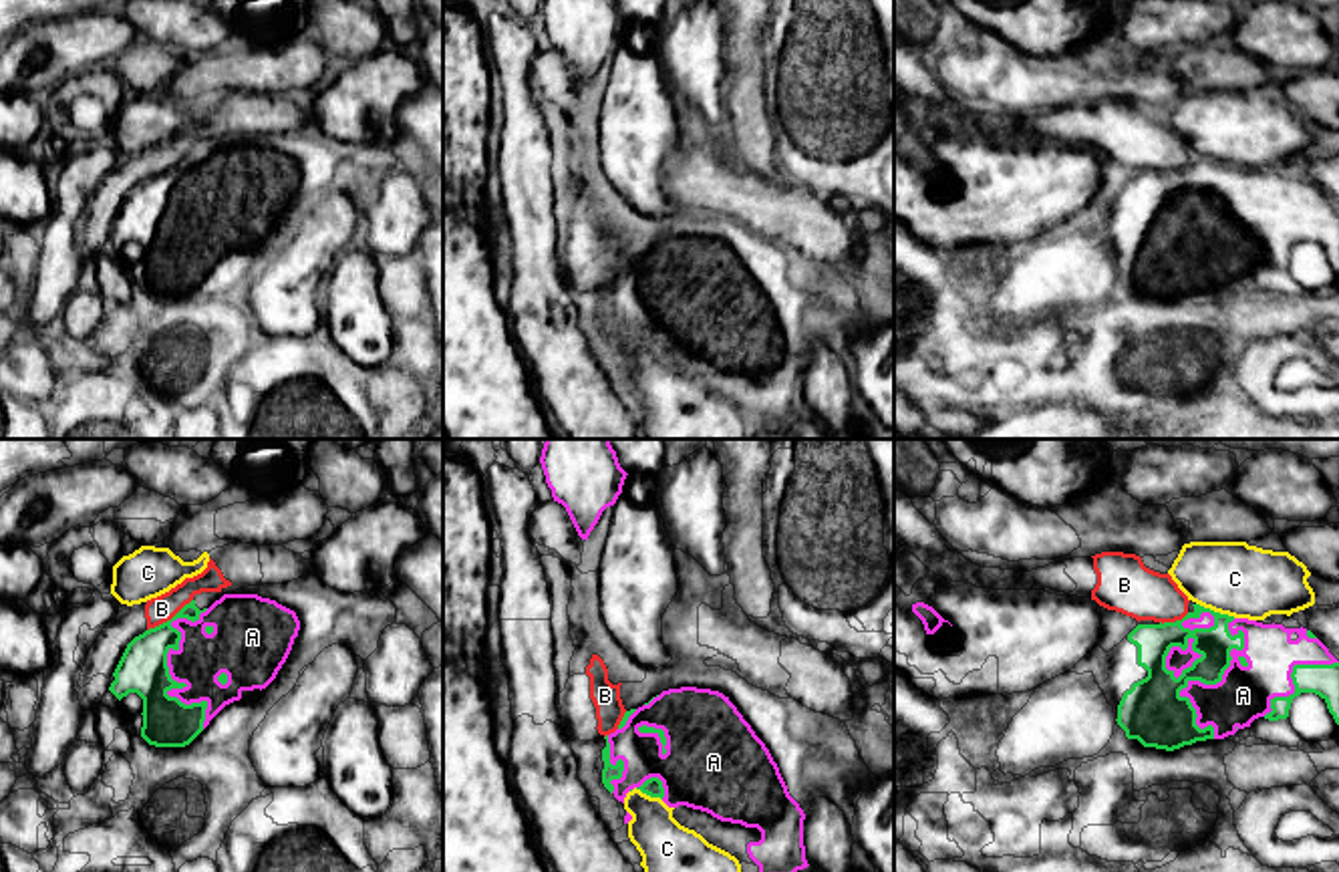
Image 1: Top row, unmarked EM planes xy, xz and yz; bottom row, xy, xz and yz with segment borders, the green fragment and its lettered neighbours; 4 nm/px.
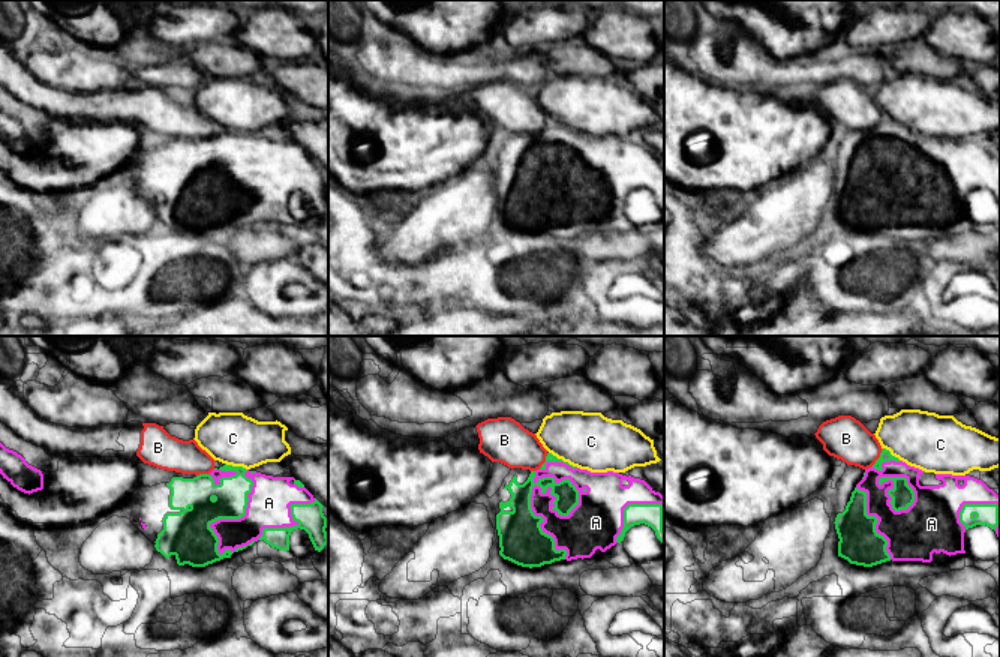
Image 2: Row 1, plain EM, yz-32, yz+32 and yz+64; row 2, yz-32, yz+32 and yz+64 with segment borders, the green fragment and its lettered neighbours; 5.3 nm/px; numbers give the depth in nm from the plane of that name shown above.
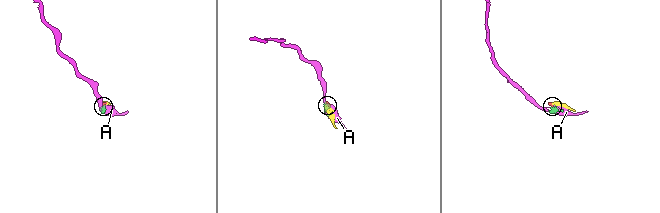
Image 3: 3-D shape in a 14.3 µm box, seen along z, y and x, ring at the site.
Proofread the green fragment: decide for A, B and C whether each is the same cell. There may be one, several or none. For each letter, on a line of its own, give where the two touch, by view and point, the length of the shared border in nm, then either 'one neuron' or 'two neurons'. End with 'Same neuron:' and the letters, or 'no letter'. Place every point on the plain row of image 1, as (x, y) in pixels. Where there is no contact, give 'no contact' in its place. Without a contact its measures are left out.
A: xy (170, 224) | 480 nm | one neuron
B: xy (172, 168) | 220 nm | two neurons
C: yz (1217, 162) | 170 nm | two neurons
Same neuron: A

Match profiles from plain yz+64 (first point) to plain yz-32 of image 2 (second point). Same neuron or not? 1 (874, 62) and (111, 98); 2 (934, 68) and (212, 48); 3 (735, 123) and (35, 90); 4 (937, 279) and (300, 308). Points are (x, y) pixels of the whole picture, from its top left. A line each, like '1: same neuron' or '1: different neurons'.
1: different neurons
2: same neuron
3: different neurons
4: same neuron

